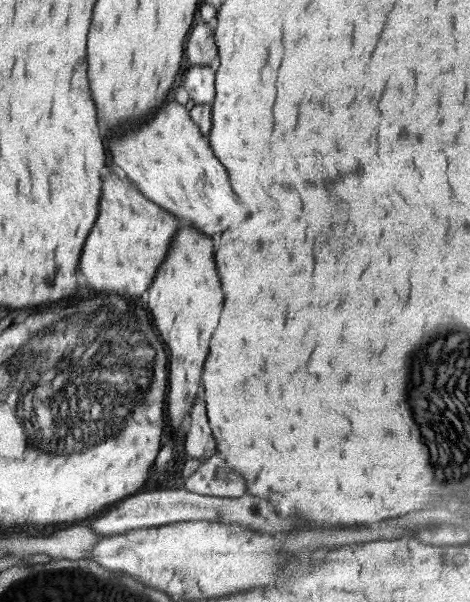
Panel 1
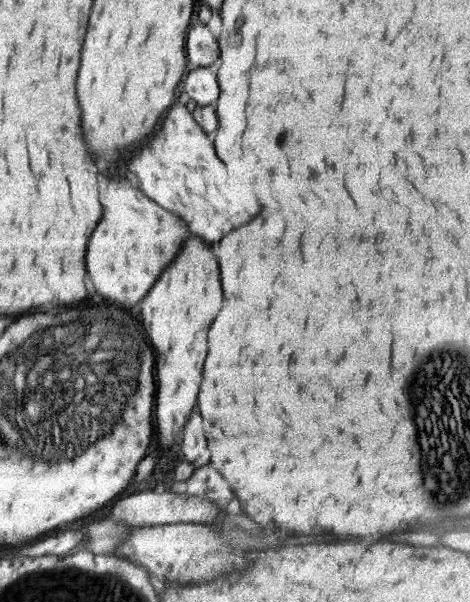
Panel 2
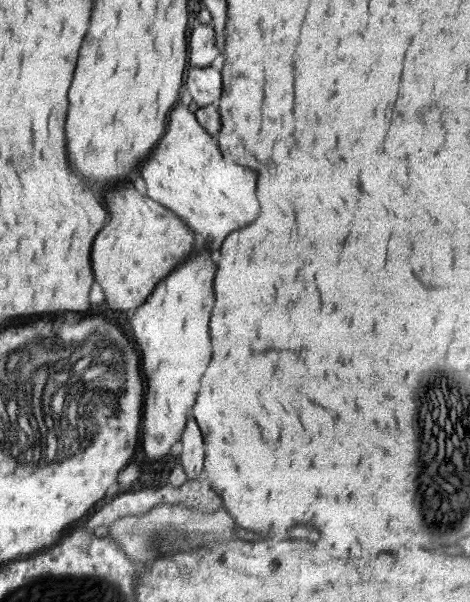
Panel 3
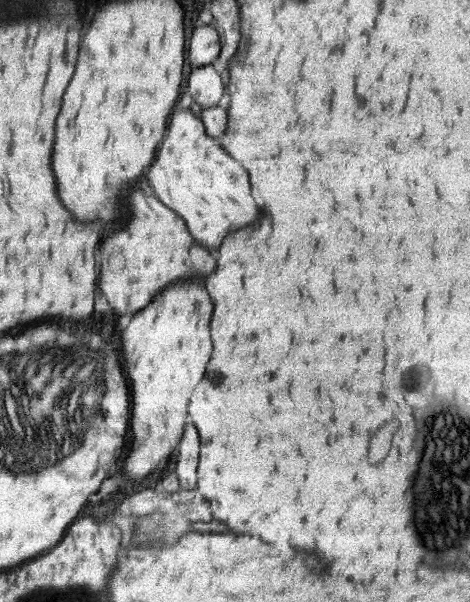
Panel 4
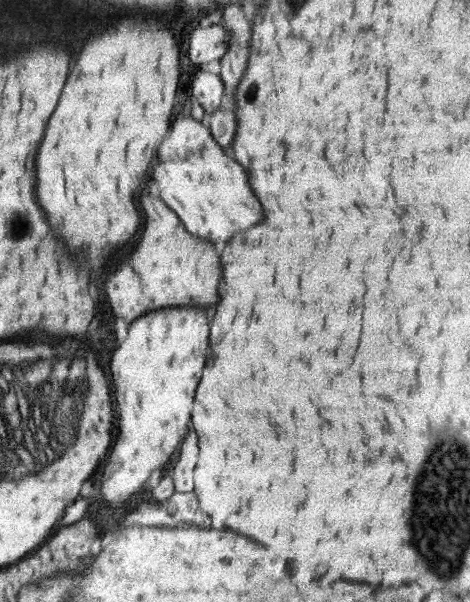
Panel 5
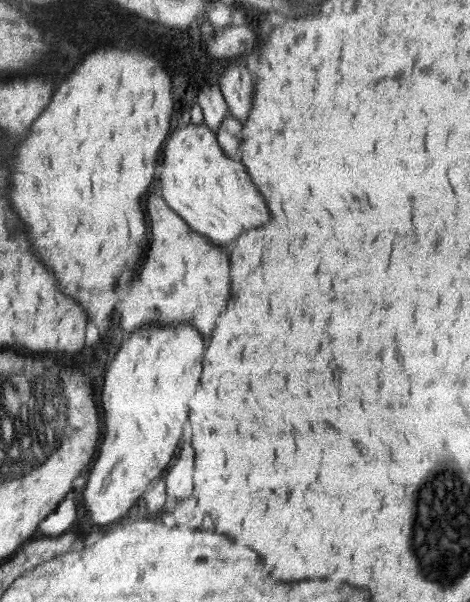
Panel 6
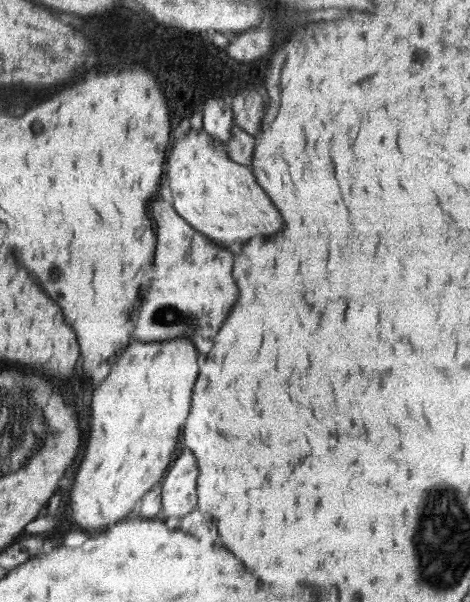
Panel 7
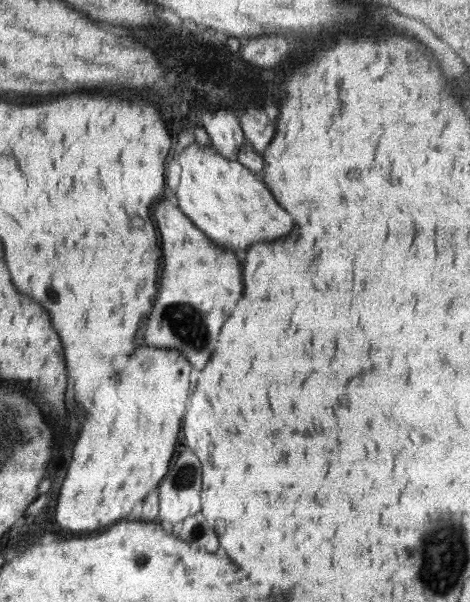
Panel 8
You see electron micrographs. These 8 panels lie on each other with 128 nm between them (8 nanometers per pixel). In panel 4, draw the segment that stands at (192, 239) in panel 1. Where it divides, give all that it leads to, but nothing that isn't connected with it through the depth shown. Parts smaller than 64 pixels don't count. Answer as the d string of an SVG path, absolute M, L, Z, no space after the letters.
M174 282L160 292L158 298L144 310L131 318L123 330L119 347L122 352L123 368L130 384L131 418L130 434L132 434L132 452L126 454L122 466L122 478L127 481L146 478L162 460L174 452L182 438L182 430L188 418L188 402L196 384L204 378L206 362L212 354L212 338L210 338L210 316L212 304L202 282Z

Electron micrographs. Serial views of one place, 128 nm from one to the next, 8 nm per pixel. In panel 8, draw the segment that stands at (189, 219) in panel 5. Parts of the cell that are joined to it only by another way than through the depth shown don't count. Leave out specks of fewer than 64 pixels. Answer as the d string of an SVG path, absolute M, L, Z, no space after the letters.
M196 141L176 156L181 166L180 182L175 191L180 200L178 207L214 242L230 244L230 248L248 248L256 242L282 238L290 234L290 230L296 226L294 218L290 218L290 214L282 210L282 206L278 206L264 181L240 161L228 160L218 154L212 145L200 146Z

